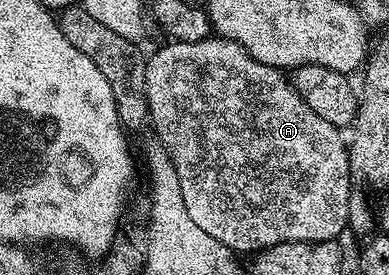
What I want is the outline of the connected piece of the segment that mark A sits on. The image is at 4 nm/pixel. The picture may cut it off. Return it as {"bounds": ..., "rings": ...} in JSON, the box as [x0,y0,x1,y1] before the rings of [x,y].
{"bounds":[144,38,354,254],"rings":[[[209,38],[198,42],[168,42],[165,48],[157,50],[153,56],[147,57],[144,66],[144,93],[148,99],[148,115],[150,117],[151,127],[154,129],[154,135],[162,142],[162,146],[166,146],[166,150],[170,154],[170,162],[174,162],[174,170],[178,170],[178,182],[182,186],[182,202],[186,202],[186,210],[190,214],[195,224],[206,234],[210,234],[210,238],[218,238],[218,242],[222,242],[222,246],[231,248],[237,254],[249,252],[255,254],[264,251],[270,246],[278,246],[282,242],[322,242],[323,240],[336,240],[339,237],[339,232],[342,233],[348,226],[348,207],[350,206],[350,198],[354,191],[354,181],[352,172],[348,168],[348,146],[343,136],[341,129],[335,128],[330,122],[325,122],[324,119],[318,118],[318,114],[314,114],[314,110],[310,110],[310,106],[306,106],[306,102],[302,102],[302,98],[297,94],[296,88],[292,85],[291,79],[281,69],[274,66],[266,66],[262,62],[255,60],[252,55],[242,46],[238,46],[238,42],[233,40],[225,40],[223,38]]]}

